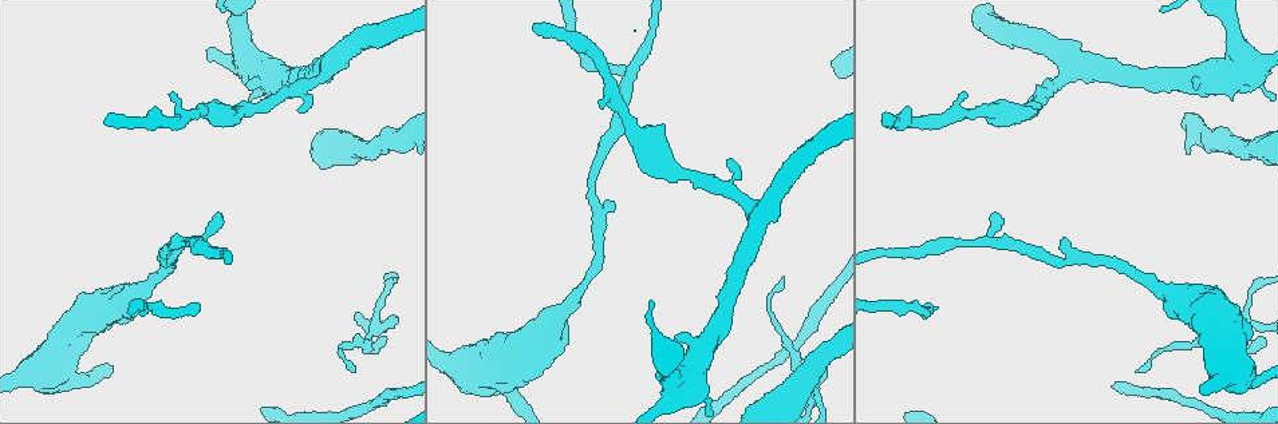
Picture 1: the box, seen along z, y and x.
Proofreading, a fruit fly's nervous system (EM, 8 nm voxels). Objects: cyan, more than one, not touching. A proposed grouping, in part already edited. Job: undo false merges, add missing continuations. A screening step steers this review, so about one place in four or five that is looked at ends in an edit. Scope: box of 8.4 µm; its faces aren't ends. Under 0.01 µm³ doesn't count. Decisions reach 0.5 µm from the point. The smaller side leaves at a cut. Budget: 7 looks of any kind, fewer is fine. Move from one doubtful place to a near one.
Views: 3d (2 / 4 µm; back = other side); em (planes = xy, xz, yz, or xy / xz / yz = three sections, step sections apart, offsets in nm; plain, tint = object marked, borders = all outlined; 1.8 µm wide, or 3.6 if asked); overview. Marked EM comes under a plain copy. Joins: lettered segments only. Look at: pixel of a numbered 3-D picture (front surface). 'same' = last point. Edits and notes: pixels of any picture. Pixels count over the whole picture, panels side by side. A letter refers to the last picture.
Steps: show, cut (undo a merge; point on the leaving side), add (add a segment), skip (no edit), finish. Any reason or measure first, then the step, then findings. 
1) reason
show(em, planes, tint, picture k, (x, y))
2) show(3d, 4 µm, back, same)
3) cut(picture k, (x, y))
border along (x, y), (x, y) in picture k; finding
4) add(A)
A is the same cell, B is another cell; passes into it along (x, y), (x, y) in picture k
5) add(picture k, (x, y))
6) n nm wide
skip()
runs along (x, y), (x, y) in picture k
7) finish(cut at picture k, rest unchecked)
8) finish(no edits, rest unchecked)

three arms meet
show(3d, 4 µm, back, picture 1, (1250, 321))

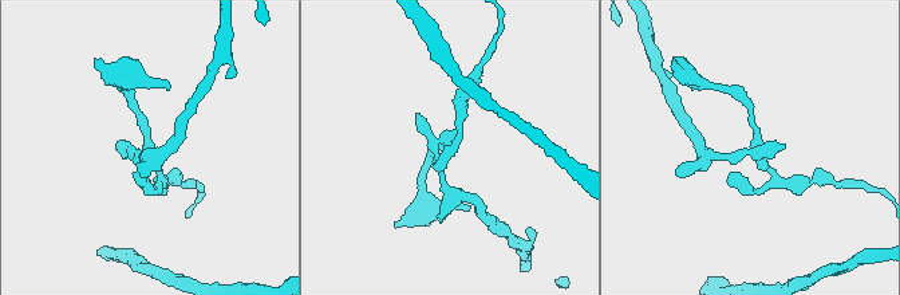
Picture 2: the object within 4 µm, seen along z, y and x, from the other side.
show(em, planes, tint, picture 2, (758, 150))

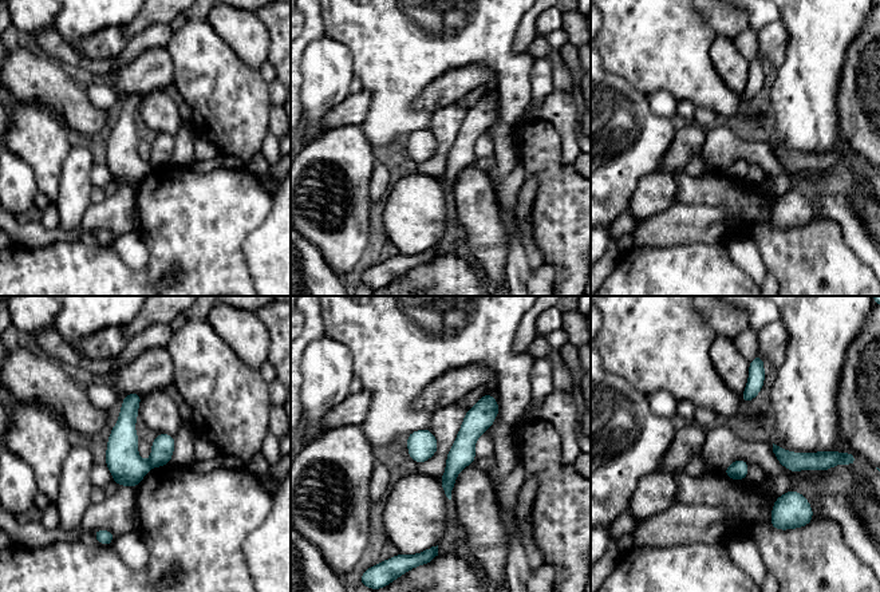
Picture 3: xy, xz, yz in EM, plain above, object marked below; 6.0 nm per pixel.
see the neighbours
show(em, planes, borders, same)

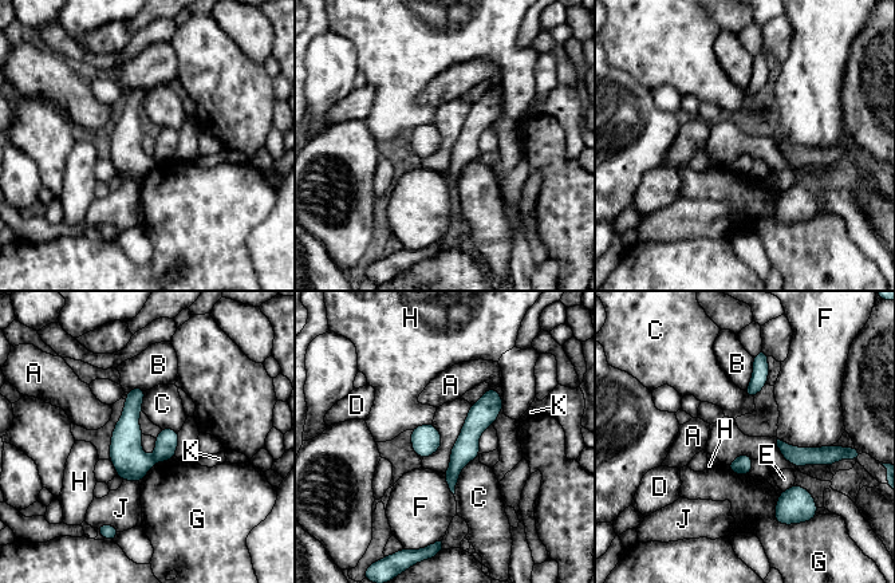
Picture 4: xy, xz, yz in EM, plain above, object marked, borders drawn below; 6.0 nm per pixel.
cut(picture 4, (126, 455))
A, B, C, D, E, F, G, H, J and K are other cells; the part that leaves runs along (137, 392), (130, 414), (134, 477) in picture 4; two neurons meet here

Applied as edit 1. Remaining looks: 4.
show(overview)

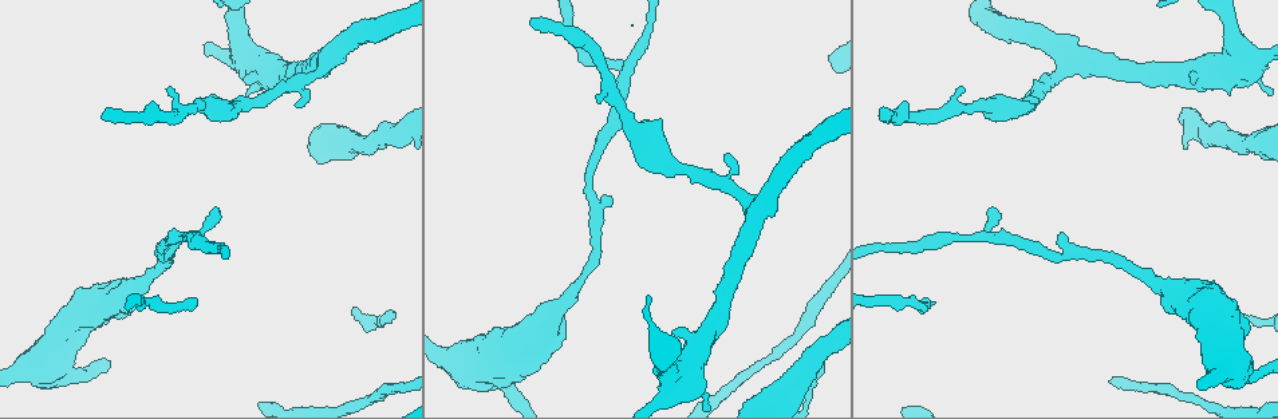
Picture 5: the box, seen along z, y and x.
tapers out
show(3d, 2 µm, back, picture 5, (194, 302))

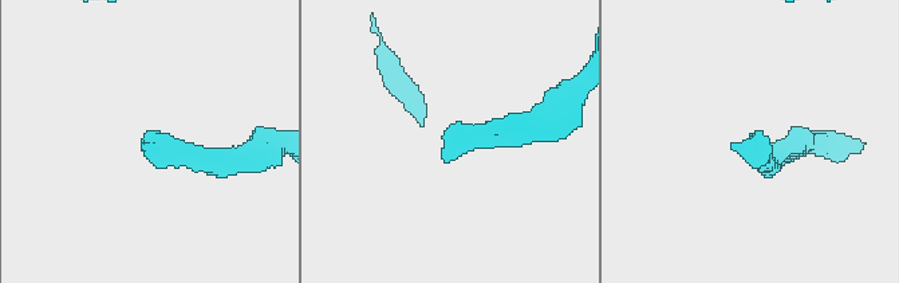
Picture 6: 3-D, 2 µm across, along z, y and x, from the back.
show(em, planes, tint, picture 6, (443, 161))

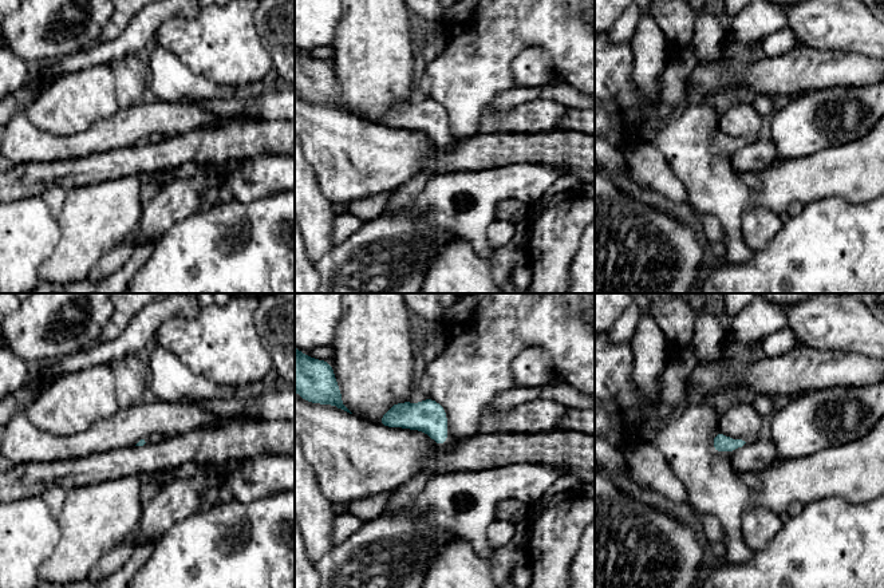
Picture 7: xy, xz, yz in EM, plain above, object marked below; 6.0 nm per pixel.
what lies round it
show(em, planes, borders, same)

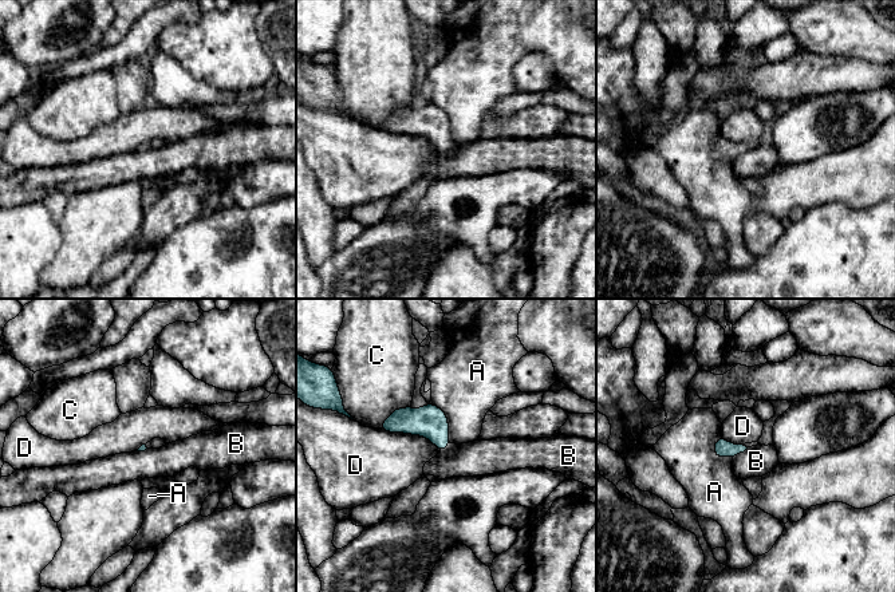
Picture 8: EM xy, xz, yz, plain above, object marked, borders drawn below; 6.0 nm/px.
skip()
A, B, C and D are other cells; border along (748, 448), (733, 458) in picture 8; no lettered segment goes on from it

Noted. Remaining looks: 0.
finish(cut at picture 4, rest unchecked)

